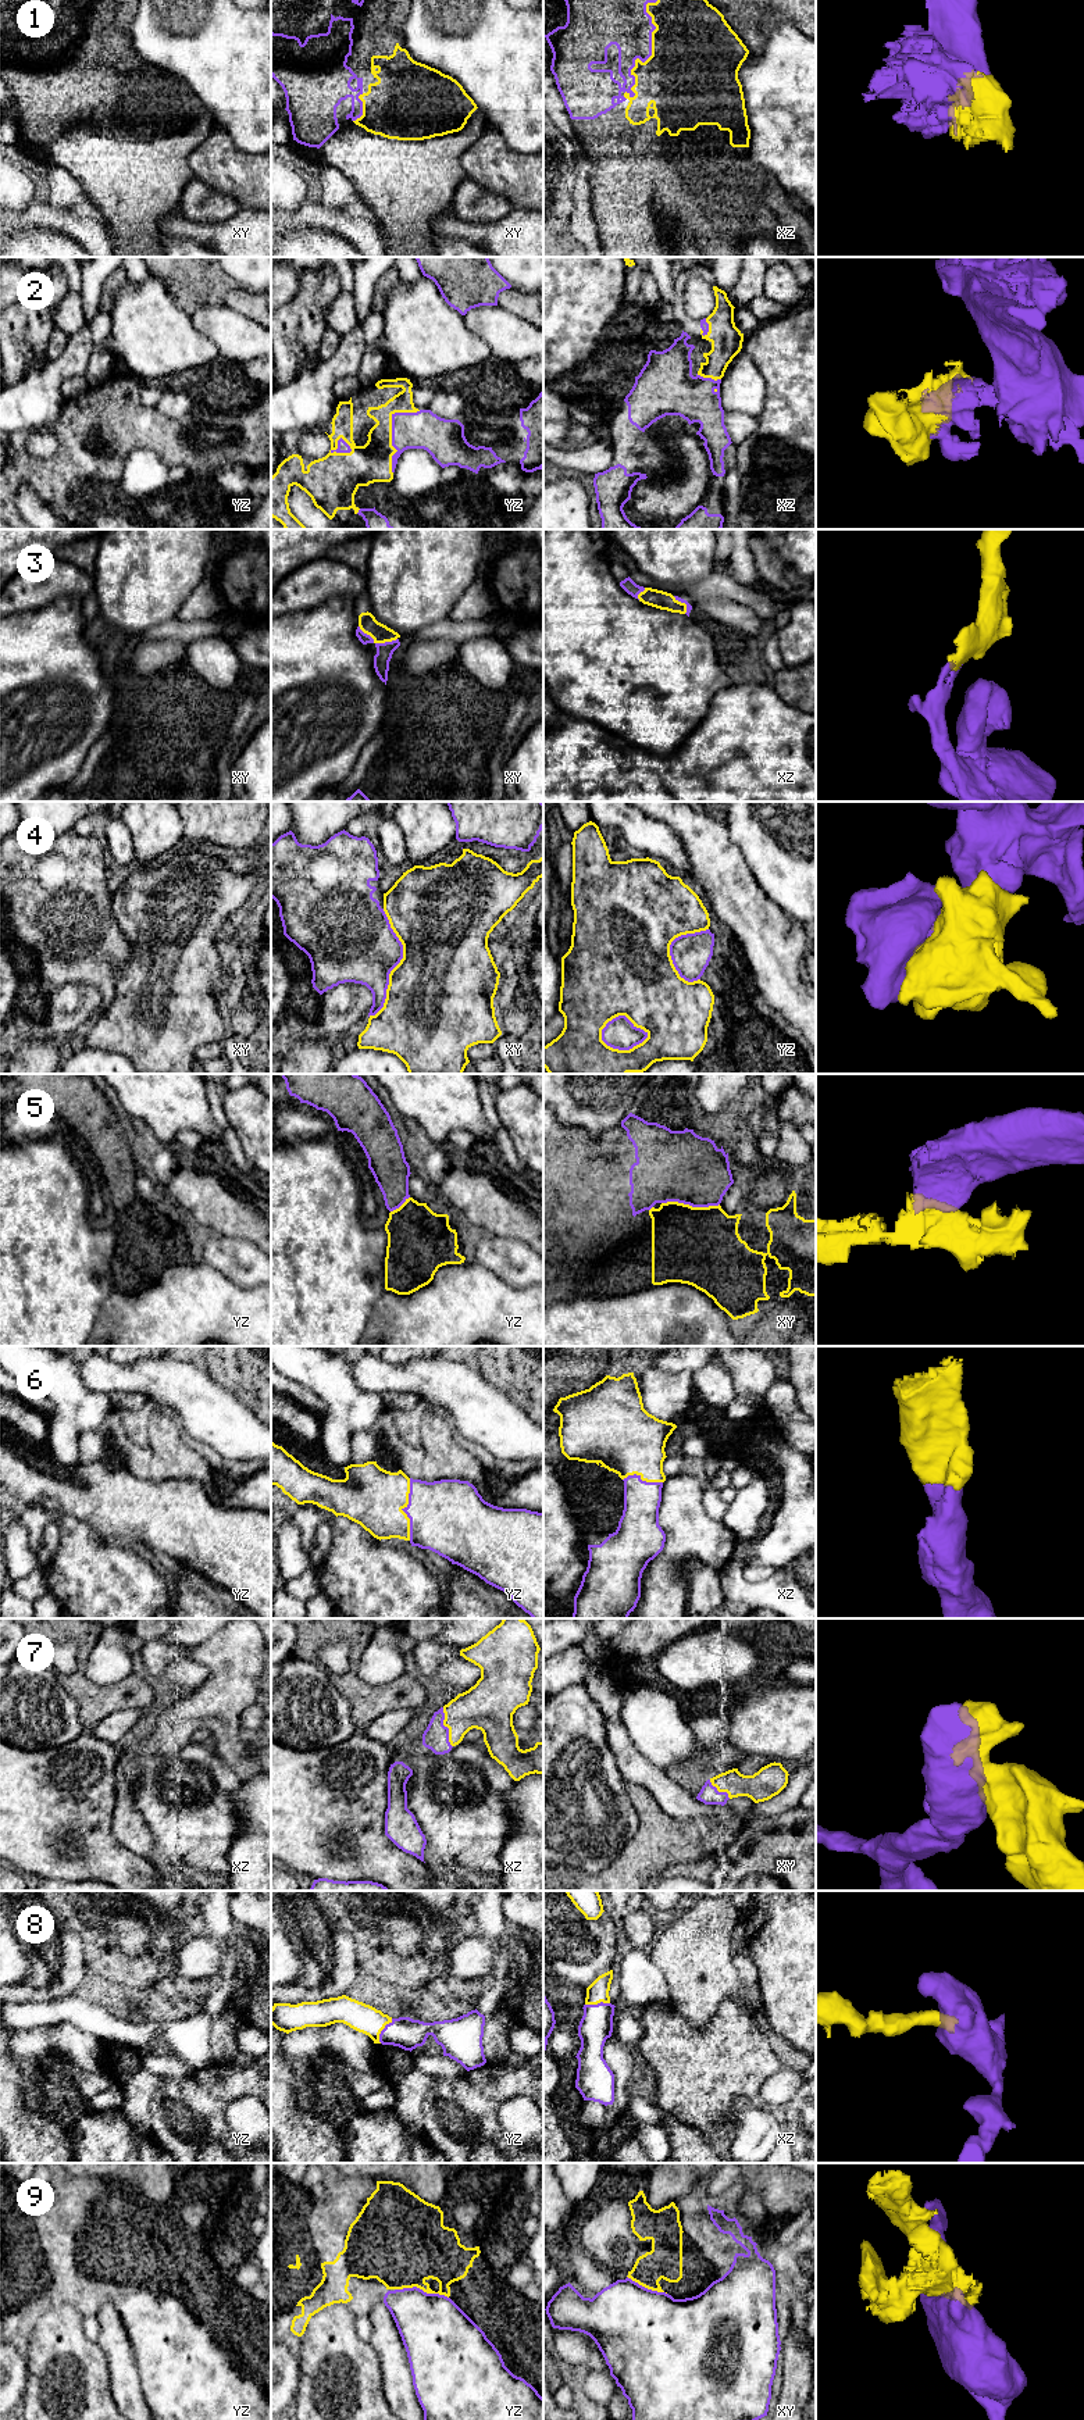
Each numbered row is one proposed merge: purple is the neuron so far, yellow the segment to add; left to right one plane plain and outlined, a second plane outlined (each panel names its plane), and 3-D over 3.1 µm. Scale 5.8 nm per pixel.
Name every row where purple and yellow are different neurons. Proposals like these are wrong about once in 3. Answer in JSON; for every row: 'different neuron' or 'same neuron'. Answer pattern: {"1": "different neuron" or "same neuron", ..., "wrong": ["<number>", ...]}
{"1": "same neuron", "2": "same neuron", "3": "same neuron", "4": "same neuron", "5": "different neuron", "6": "same neuron", "7": "same neuron", "8": "same neuron", "9": "different neuron", "wrong": ["5", "9"]}

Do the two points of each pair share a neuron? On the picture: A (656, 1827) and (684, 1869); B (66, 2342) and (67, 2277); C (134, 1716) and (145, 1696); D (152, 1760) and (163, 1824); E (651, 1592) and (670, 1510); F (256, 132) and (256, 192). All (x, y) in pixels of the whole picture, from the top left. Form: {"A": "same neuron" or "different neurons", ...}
{"A": "different neurons", "B": "different neurons", "C": "different neurons", "D": "same neuron", "E": "same neuron", "F": "different neurons"}

